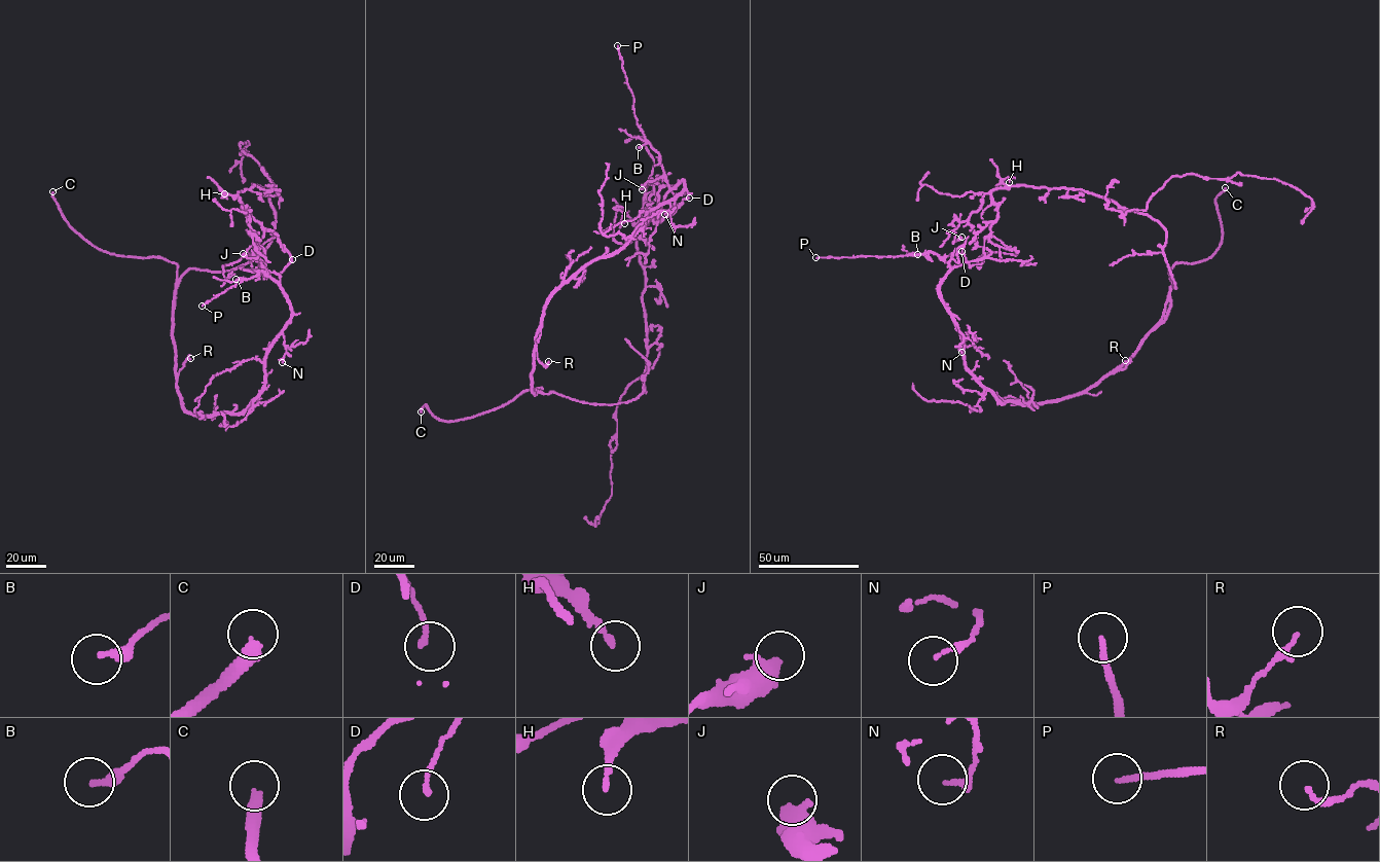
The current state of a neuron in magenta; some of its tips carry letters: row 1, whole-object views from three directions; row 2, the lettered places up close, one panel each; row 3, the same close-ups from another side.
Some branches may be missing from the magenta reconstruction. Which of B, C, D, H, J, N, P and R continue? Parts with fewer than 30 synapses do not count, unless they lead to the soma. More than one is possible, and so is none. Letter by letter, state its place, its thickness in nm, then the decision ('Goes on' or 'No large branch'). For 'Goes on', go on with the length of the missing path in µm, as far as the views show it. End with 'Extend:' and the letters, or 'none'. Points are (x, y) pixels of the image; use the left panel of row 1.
B: Place: (235, 279). Thickness 280 nm. No large branch
C: Place: (52, 191). Thickness 400 nm. Goes on. Missing length about 70 µm
D: Place: (292, 259). Thickness 150 nm. No large branch
H: Place: (224, 193). Thickness 160 nm. No large branch
J: Place: (243, 253). Thickness 550 nm. No large branch
N: Place: (282, 362). Thickness 180 nm. No large branch
P: Place: (202, 306). Thickness 160 nm. No large branch
R: Place: (190, 358). Thickness 170 nm. No large branch
Extend: C

